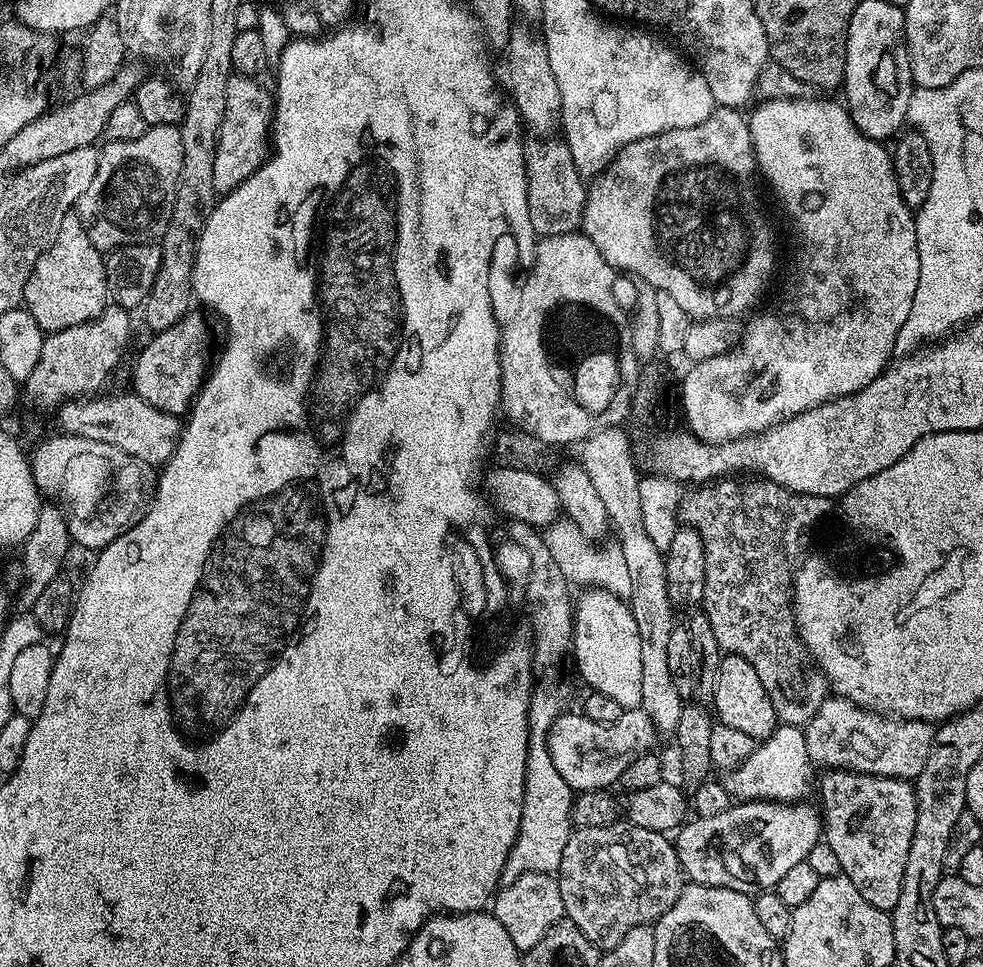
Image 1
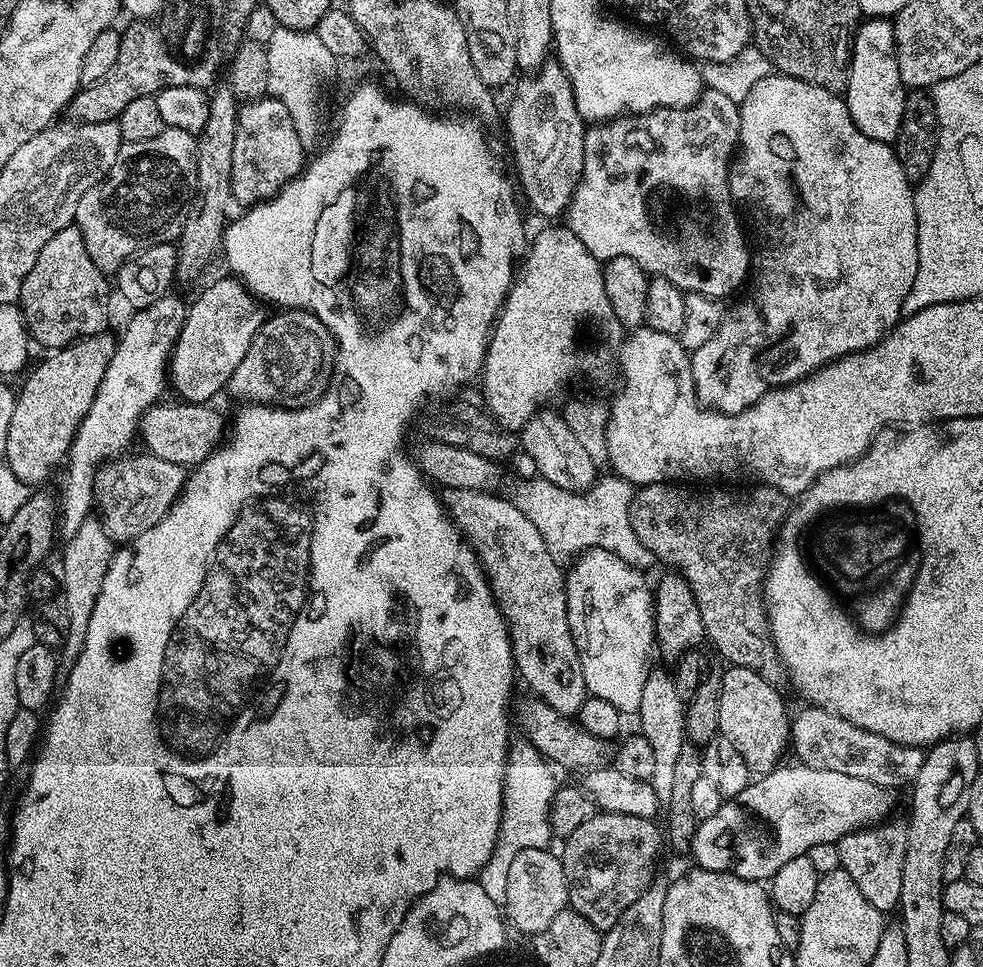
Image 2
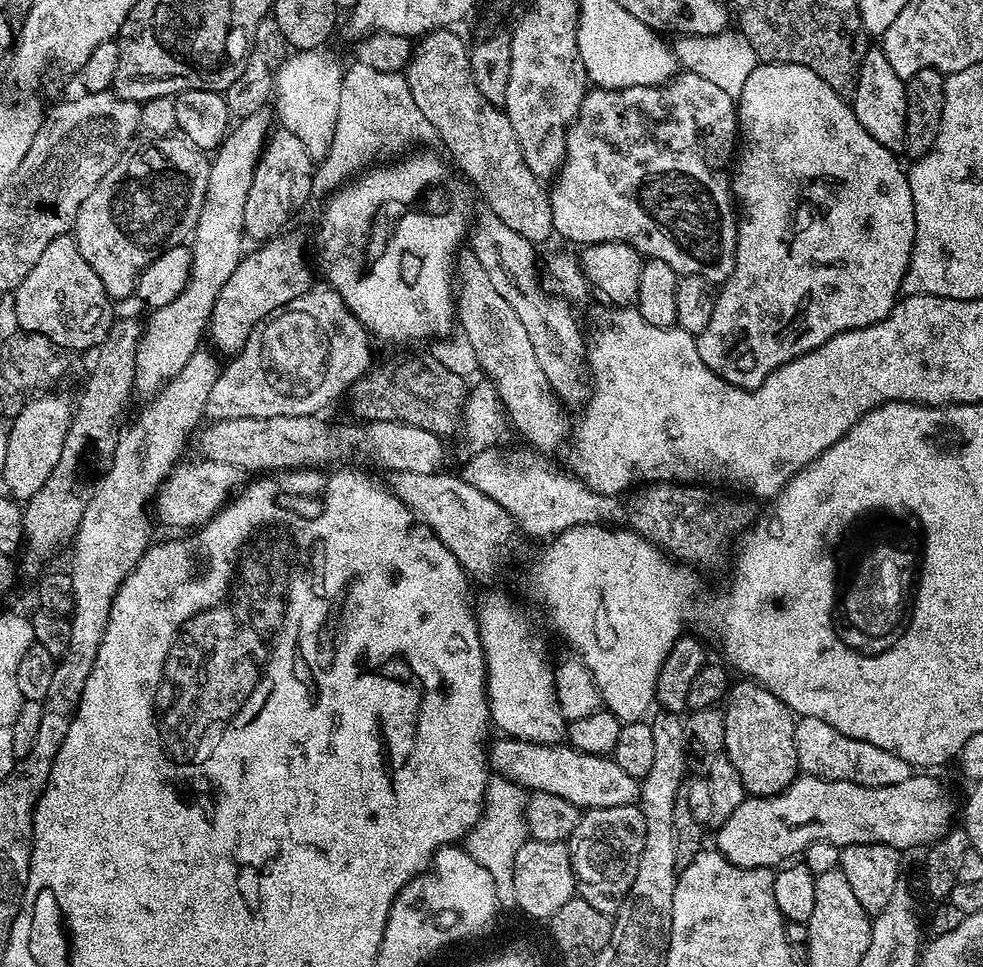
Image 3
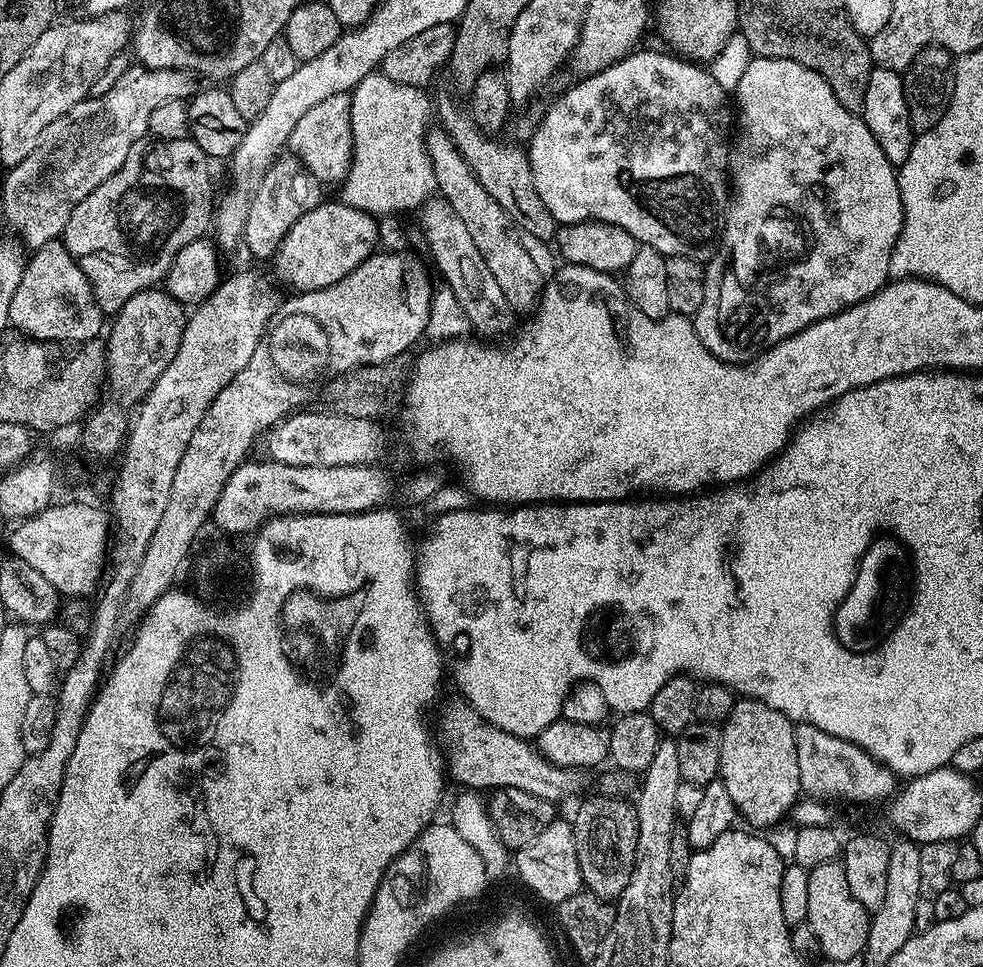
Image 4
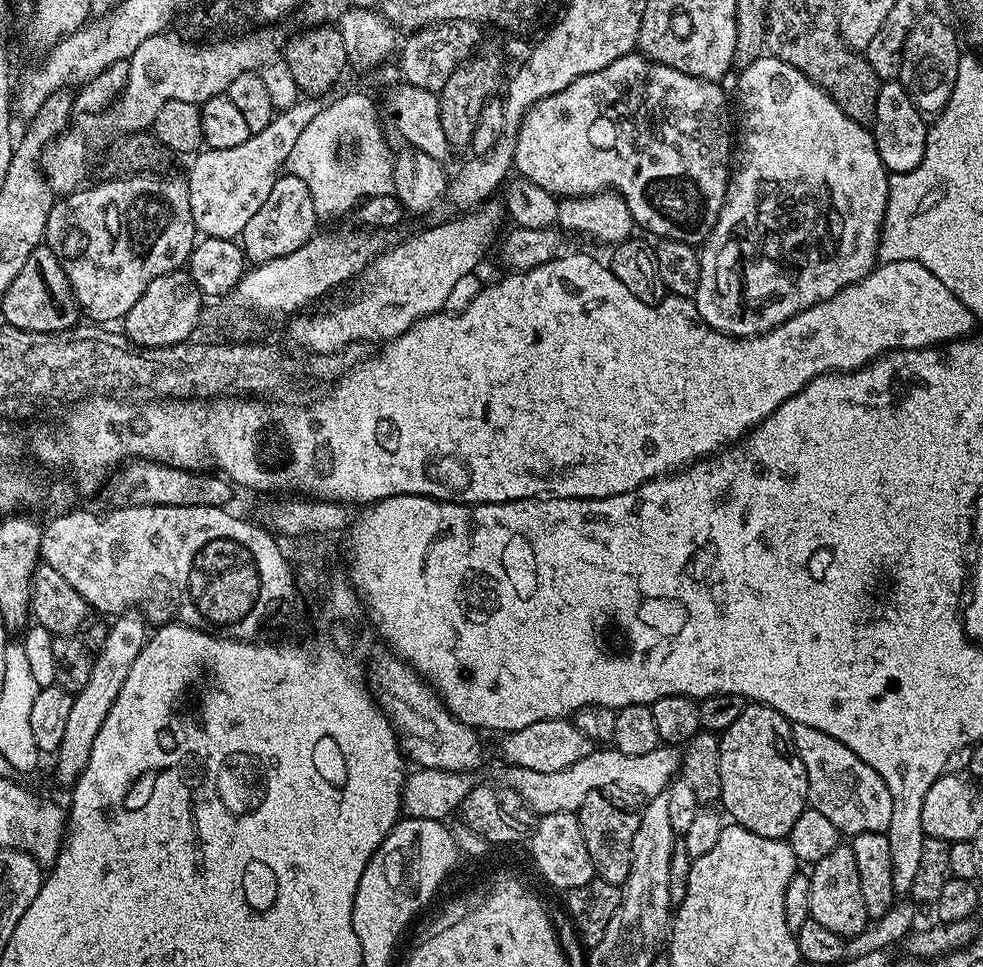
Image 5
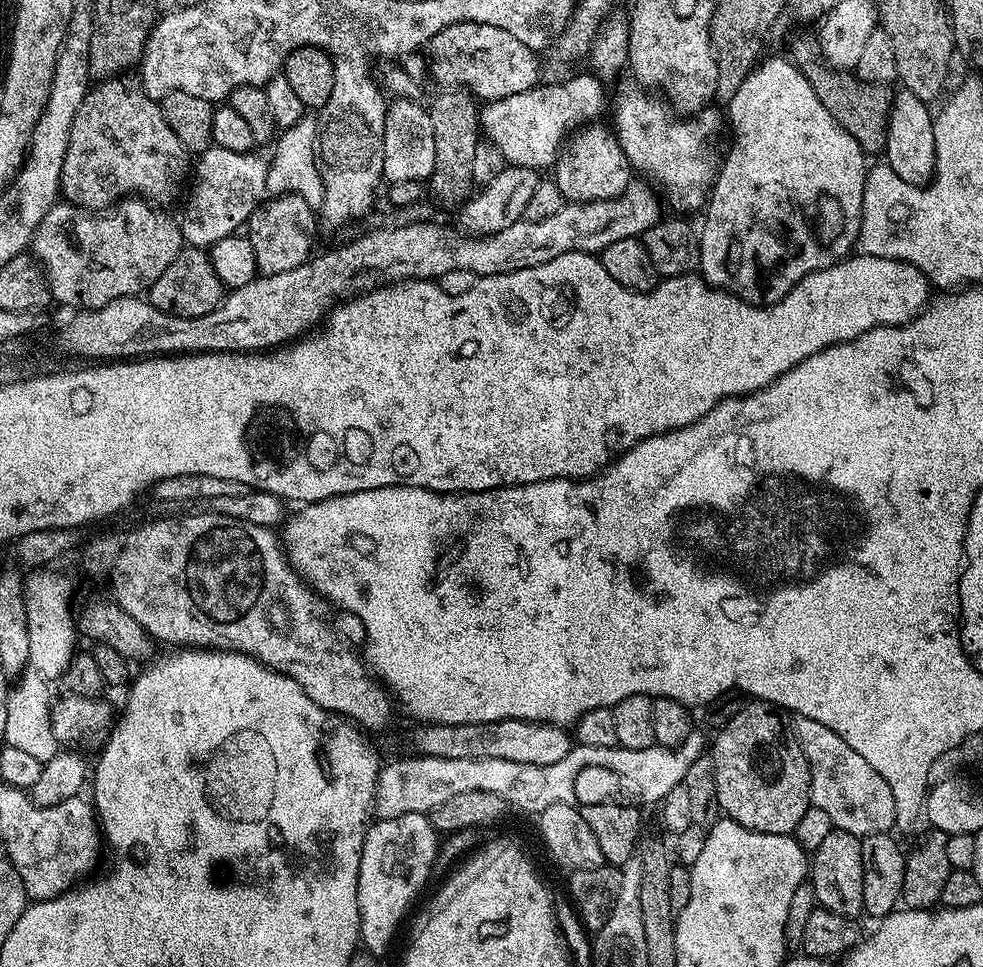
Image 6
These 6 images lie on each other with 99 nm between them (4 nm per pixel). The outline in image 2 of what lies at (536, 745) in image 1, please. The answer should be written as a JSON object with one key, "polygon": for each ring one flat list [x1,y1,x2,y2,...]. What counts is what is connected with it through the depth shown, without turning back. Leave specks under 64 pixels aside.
{"polygon":[[527,738,513,739,508,745,508,761,504,764,504,801,502,802,502,822,494,846,494,854,485,862,478,873,478,883,486,895,503,906,506,902,506,877,510,875,510,865,522,850,548,848,553,843,552,803,556,797,558,781,557,769]]}

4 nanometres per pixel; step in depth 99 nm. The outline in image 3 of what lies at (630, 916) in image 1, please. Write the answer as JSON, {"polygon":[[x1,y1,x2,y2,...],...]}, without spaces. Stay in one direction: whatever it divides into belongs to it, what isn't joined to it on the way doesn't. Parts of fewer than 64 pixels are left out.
{"polygon":[[639,803,587,809,581,815,578,826,574,826,574,834,566,841,572,869,576,875,576,890,579,899,590,902,594,910,615,914,634,882,634,874,638,874,638,858,642,854,642,846,645,842,646,818,642,818]]}

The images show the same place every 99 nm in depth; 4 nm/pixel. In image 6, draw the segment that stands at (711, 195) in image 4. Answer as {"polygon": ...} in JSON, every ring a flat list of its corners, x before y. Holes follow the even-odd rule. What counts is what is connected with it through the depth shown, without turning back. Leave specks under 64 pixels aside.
{"polygon":[[587,75,572,76,557,84,541,83,522,94,510,94,501,100,487,101,480,110,483,135,494,142,498,150,502,150,509,165,537,170,551,169,559,160,570,133,587,125,595,117,592,115,604,96,604,88,600,85,603,83,595,75],[635,82,624,84,617,90,616,109,612,112,613,122,611,121,616,138,629,164,637,173,645,172,649,176,647,179,658,189,663,203,673,208,671,210,673,213,688,214,684,212,696,211,699,213,707,205,712,185,716,183,716,174,720,171,722,163,721,157,719,155,716,157,716,139,720,136,720,116,722,120,721,109,719,112,716,106,709,106,685,118,674,111,667,99,657,96]]}

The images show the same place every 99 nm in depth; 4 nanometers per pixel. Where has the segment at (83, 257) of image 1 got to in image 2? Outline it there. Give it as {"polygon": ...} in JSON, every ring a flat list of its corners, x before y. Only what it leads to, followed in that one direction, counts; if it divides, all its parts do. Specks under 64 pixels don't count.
{"polygon":[[69,226,58,230,54,234,54,238,50,238,50,242,46,242,46,246,42,246,42,250,38,254,38,262,34,262,34,266,30,266,30,274,26,274,26,278,22,282,22,290,18,305,20,311,23,312,24,322,27,325,27,333,33,341,36,340,44,347,44,350,55,350,65,348,67,344,75,344,77,340,86,340,89,336,96,336,98,333,105,331,108,325,108,286,110,290,110,280,105,273,98,270,98,266,94,266,94,262,90,258,90,254,86,254,86,242,82,242,82,234,79,228]]}

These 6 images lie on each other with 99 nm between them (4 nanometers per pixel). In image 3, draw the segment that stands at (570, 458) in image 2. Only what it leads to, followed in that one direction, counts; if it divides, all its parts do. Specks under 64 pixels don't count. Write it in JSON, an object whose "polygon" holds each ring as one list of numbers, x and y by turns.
{"polygon":[[472,251,459,253,454,280,458,285,455,298,459,331,468,339,479,371,481,368,483,375,495,384,507,419,538,451,554,451,566,436,566,424,560,414,562,406,542,366,538,366,538,354,534,354,534,342,530,342,526,326,522,326,510,302,494,290,486,270,482,270,482,262]]}

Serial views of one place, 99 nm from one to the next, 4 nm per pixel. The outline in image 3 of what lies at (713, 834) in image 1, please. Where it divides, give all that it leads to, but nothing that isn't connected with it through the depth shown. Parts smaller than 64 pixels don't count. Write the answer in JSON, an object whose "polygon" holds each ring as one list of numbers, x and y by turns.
{"polygon":[[914,774,910,778,906,778,906,782,898,782,898,786,862,786,854,782,846,782,845,780,823,780,817,776,797,775,795,782,786,790,777,792,774,796,748,796,742,802,742,806,738,806,738,810,734,810,734,814,730,814,730,818,726,818,719,825,720,828,716,832,715,851,721,852,727,860,732,864,738,864,743,868,771,868,783,865,785,862,791,861,793,858,799,857,805,848,808,848,816,840,828,840,832,844,889,844,890,847,897,850,905,850,904,848,916,848,919,844,927,845,929,842,935,842,941,836,946,835,953,827,954,819,958,816,958,804,952,801,950,793,944,789,944,784,940,780,935,780,932,774]]}

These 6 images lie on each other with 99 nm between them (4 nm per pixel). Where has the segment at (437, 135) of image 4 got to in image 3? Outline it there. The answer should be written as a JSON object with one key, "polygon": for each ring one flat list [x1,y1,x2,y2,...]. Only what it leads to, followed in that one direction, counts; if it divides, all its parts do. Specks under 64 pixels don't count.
{"polygon":[[481,212,470,228,470,251,476,255,478,262,482,262,482,270,486,270,494,290,498,290,498,294,510,302,522,326,526,326,526,334,530,334,530,342,534,342,534,354,538,354,538,366,542,366,552,391,565,405,583,405,590,395,590,380,585,368,586,344,580,341,580,328,571,310,555,304,540,289,540,280,536,277,537,249,534,245,522,238,522,234,514,234,514,230,510,230,510,226,506,226,506,222,502,222,502,218,493,212]]}

